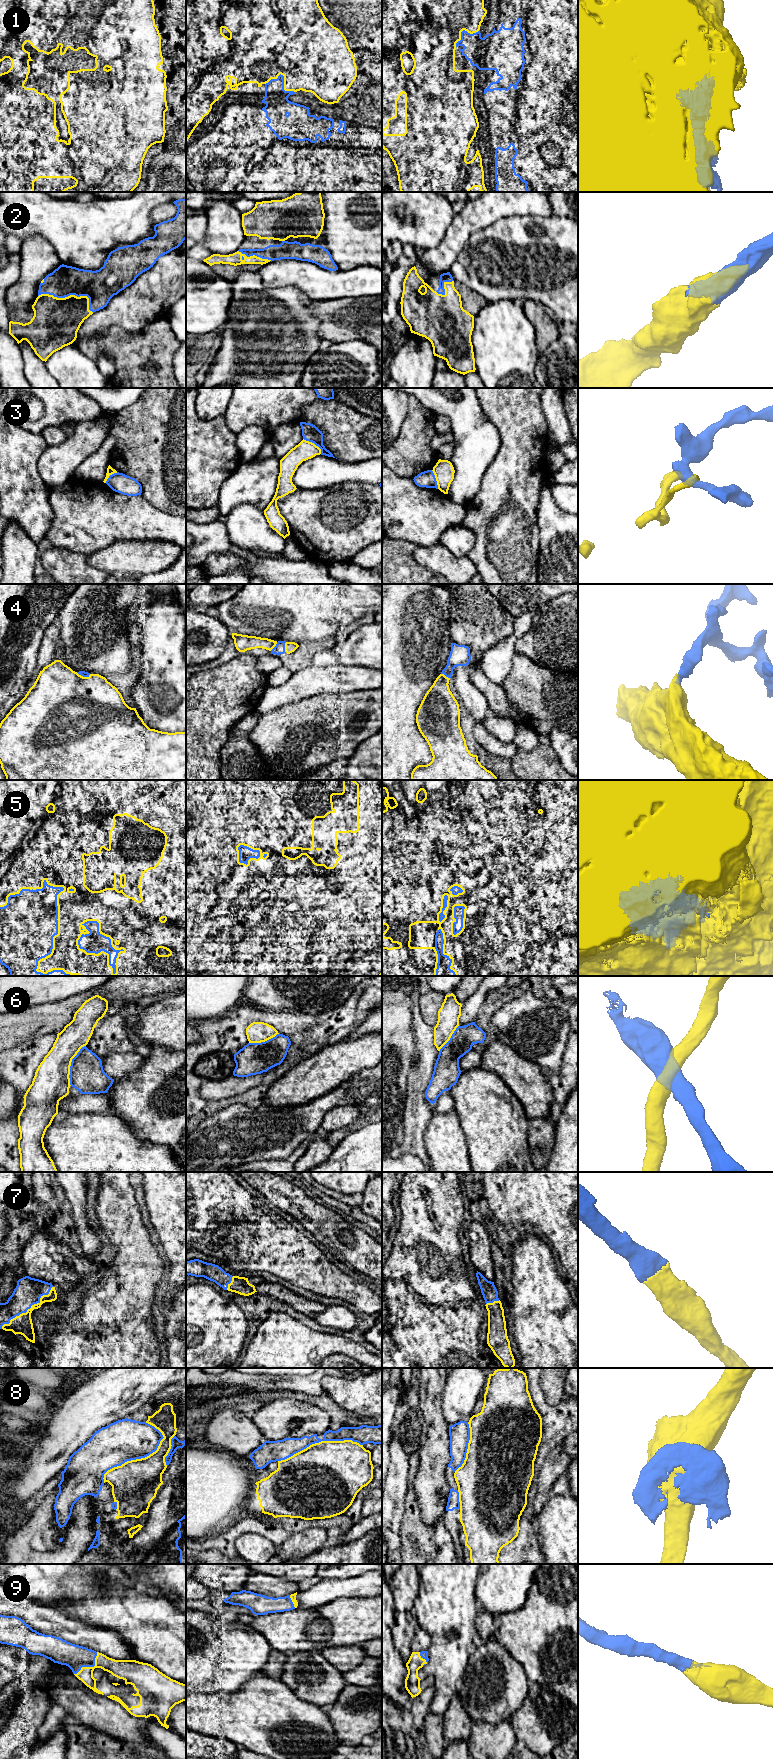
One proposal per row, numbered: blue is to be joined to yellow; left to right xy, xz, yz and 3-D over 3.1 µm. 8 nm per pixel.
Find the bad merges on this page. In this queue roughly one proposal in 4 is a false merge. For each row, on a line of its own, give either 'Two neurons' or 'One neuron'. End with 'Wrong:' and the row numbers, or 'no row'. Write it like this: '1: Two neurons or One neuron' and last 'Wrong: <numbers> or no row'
1: Two neurons
2: One neuron
3: Two neurons
4: One neuron
5: One neuron
6: Two neurons
7: One neuron
8: Two neurons
9: One neuron
Wrong: 1, 3, 6, 8

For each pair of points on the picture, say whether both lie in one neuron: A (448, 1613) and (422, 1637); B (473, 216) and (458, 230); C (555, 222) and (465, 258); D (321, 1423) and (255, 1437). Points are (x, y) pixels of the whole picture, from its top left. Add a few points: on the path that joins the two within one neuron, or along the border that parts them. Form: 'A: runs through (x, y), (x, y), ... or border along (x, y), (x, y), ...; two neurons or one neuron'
A: border along (418, 1624), (430, 1636), (428, 1650); two neurons
B: runs through (469, 220), (462, 227); one neuron
C: runs through (559, 258), (559, 271), (542, 288), (501, 282); one neuron
D: border along (249, 1416), (265, 1440); two neurons

